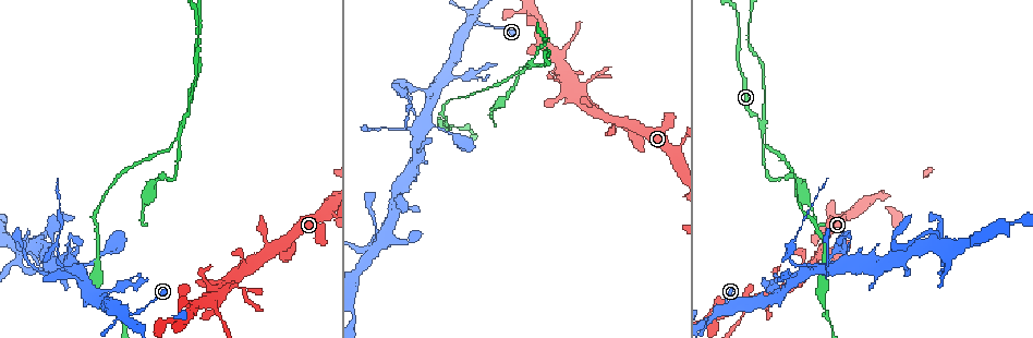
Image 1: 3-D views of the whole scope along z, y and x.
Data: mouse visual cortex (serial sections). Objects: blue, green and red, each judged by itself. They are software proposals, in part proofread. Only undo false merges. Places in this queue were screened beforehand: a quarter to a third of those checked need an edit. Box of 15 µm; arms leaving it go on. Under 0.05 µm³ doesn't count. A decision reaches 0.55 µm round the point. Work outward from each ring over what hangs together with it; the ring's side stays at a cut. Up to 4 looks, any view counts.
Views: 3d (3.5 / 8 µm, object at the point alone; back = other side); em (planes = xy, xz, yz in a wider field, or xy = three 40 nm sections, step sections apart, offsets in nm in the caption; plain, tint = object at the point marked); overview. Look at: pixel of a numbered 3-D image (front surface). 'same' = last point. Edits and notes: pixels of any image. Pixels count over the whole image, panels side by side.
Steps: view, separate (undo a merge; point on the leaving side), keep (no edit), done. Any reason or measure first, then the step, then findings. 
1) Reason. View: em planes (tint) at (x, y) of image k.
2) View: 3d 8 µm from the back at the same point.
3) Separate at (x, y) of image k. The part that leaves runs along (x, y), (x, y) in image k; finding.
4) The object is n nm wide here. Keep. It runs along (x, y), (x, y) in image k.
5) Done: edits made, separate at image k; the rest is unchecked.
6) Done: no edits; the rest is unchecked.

View: 3d 3.5 µm at (408, 128) of image 1.

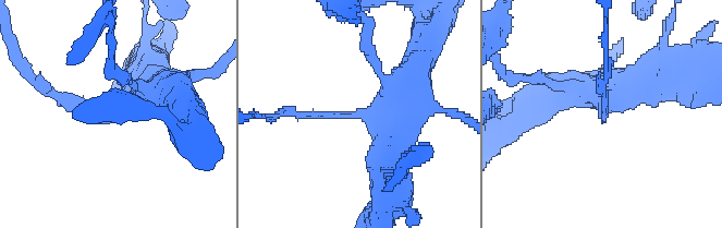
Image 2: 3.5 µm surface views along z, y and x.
Keep. It runs along (407, 93), (377, 118), (286, 112) in image 2; continuous, no second cell.

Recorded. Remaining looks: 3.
Abrupt turn. View: 3d 3.5 µm at (58, 253) of image 1.

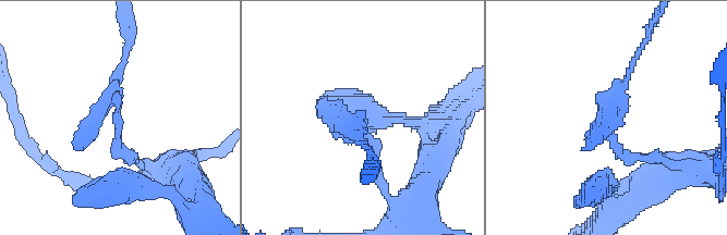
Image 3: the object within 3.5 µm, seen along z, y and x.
View: em xy step 2 (tint) at (360, 118) of image 3.

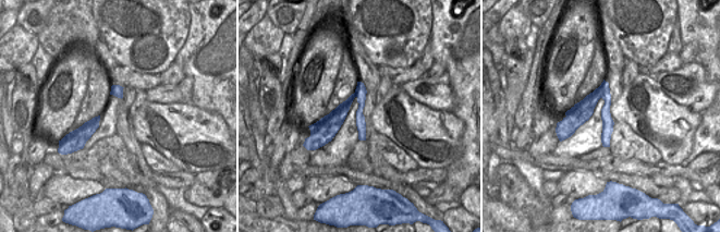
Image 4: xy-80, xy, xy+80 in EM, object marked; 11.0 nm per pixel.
Separate at (84, 134) of image 3. The part that leaves runs along (117, 103), (112, 87), (130, 29) in image 3; two cells meet here.

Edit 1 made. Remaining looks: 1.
Done: edits made, separate at image 3; the rest is unchecked.

